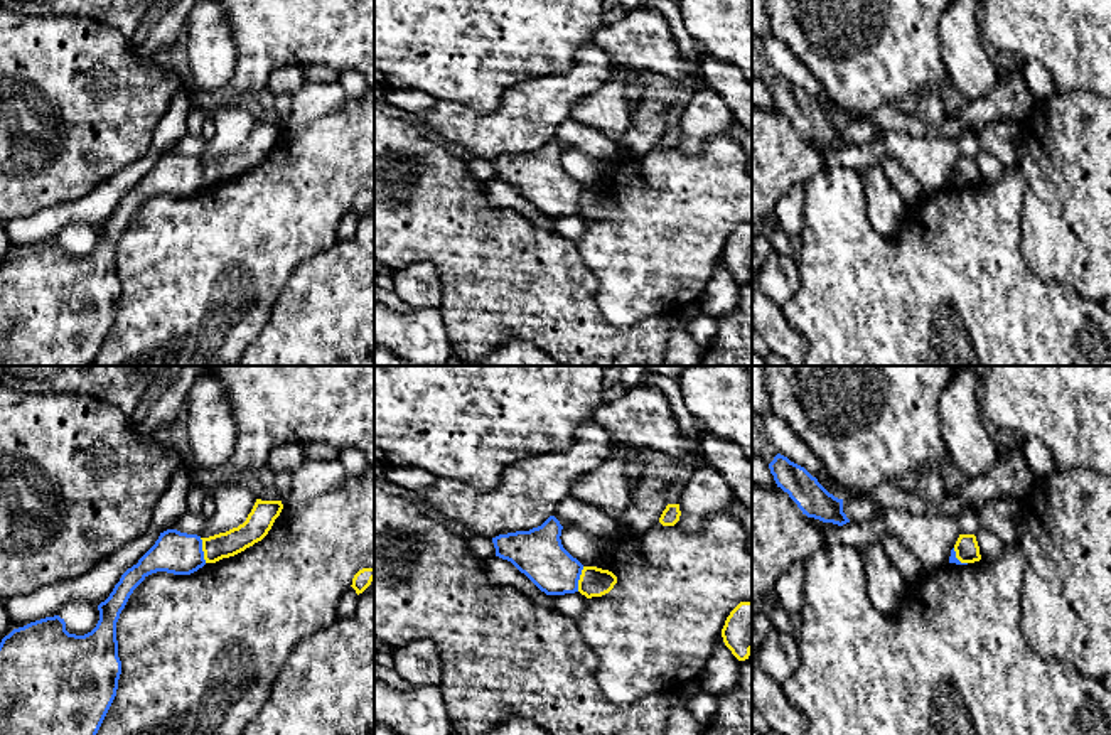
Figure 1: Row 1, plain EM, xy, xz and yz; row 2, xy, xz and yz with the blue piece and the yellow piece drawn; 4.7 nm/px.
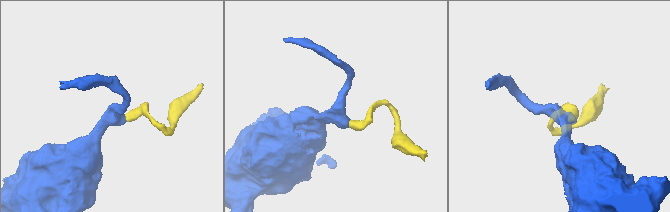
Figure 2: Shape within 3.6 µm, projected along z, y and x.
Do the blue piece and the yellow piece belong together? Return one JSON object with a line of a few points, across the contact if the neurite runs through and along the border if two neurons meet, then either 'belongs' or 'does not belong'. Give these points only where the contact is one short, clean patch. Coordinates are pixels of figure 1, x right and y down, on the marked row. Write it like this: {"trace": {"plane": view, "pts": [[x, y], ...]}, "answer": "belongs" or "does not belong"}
{"trace": {"plane": "xy", "pts": [[199, 538], [206, 562]]}, "answer": "does not belong"}

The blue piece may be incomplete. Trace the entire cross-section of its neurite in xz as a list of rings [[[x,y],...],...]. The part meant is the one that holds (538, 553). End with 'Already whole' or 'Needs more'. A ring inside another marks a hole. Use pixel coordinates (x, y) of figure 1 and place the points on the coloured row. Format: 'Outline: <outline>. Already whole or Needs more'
Outline: [[[550,516],[541,526],[492,538],[496,556],[511,561],[546,595],[578,592],[583,565],[561,545],[563,526]]]. Already whole

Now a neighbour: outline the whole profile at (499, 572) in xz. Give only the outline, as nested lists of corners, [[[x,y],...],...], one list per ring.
[[[499,556],[486,560],[487,580],[496,587],[514,587],[528,598],[545,607],[551,607],[555,595],[541,592],[524,573],[521,573],[511,561]]]

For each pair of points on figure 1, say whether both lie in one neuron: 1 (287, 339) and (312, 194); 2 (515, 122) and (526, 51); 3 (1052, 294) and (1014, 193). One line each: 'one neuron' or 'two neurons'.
1: two neurons
2: two neurons
3: one neuron

